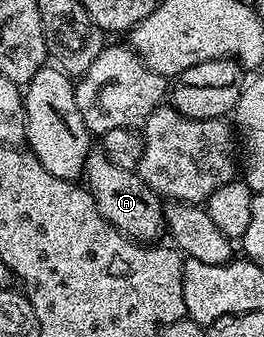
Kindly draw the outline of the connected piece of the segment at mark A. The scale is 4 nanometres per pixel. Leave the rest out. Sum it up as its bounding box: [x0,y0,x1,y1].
[84,148,166,243]

